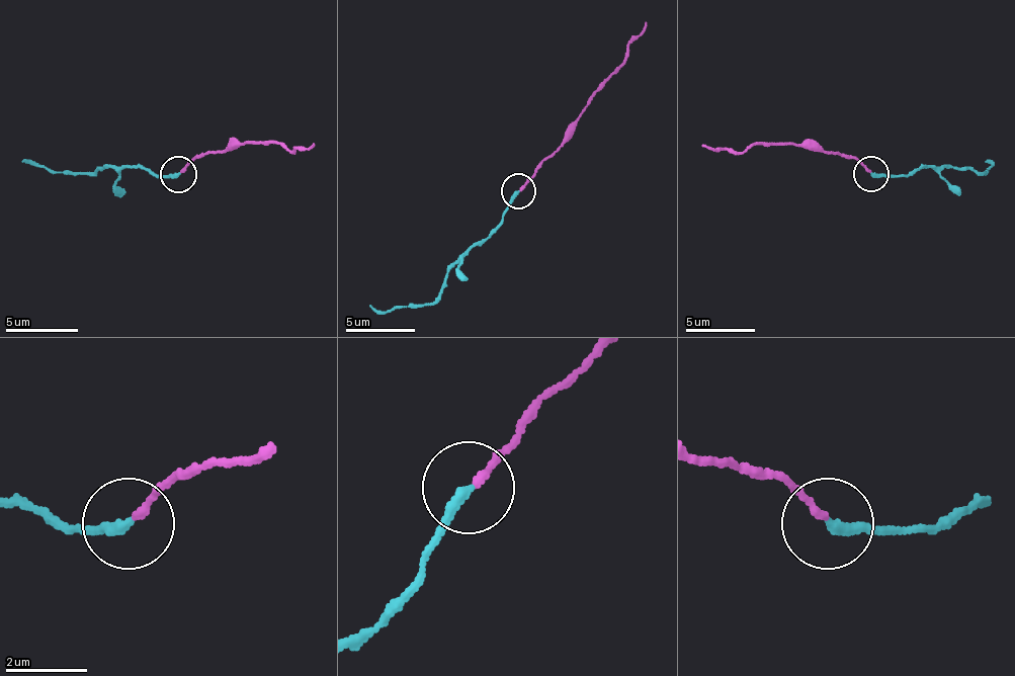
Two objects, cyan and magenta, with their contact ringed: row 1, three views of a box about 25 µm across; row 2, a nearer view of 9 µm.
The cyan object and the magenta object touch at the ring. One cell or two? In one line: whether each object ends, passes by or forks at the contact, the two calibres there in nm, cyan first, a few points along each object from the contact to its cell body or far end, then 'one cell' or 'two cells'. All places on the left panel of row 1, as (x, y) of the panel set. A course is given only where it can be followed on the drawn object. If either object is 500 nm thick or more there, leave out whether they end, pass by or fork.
cyan ends | magenta ends | 280/170 nm | cyan via (179, 175), (106, 168), (88, 171), (37, 168), (22, 160) | magenta via (179, 171), (194, 157), (245, 142), (277, 142), (288, 153), (314, 142) | one cell

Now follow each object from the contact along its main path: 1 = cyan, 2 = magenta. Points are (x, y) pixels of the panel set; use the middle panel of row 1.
1: (519, 190), (502, 221), (449, 269), (432, 304), (385, 311), (370, 304)
2: (519, 190), (622, 63), (625, 46), (647, 21)

